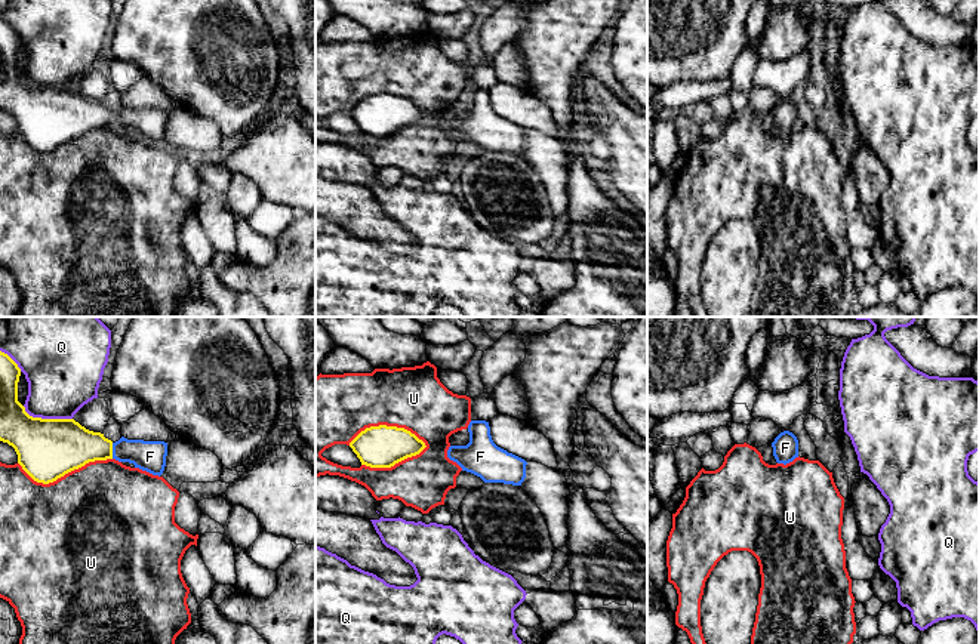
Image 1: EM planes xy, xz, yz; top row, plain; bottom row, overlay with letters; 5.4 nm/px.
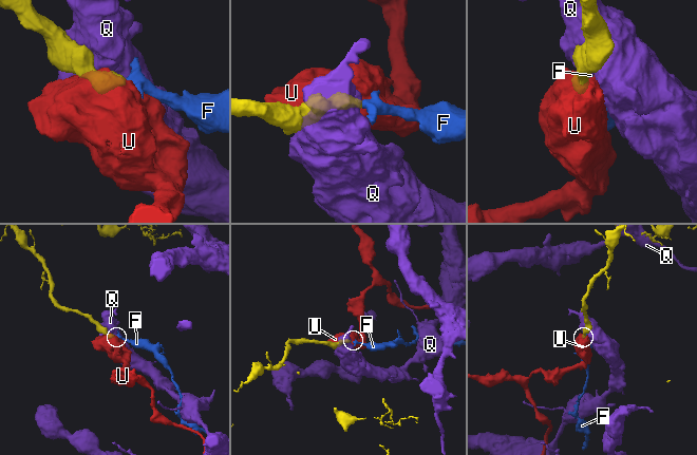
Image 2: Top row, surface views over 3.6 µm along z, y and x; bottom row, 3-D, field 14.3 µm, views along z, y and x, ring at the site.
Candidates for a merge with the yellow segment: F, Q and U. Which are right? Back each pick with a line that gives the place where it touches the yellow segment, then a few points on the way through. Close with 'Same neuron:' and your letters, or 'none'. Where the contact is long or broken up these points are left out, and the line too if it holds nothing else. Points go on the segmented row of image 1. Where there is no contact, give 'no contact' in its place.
F: meets yellow in xy at (111, 450); runs through xy (65, 446), (95, 446), (111, 450), (134, 450), (150, 456)
Same neuron: F

